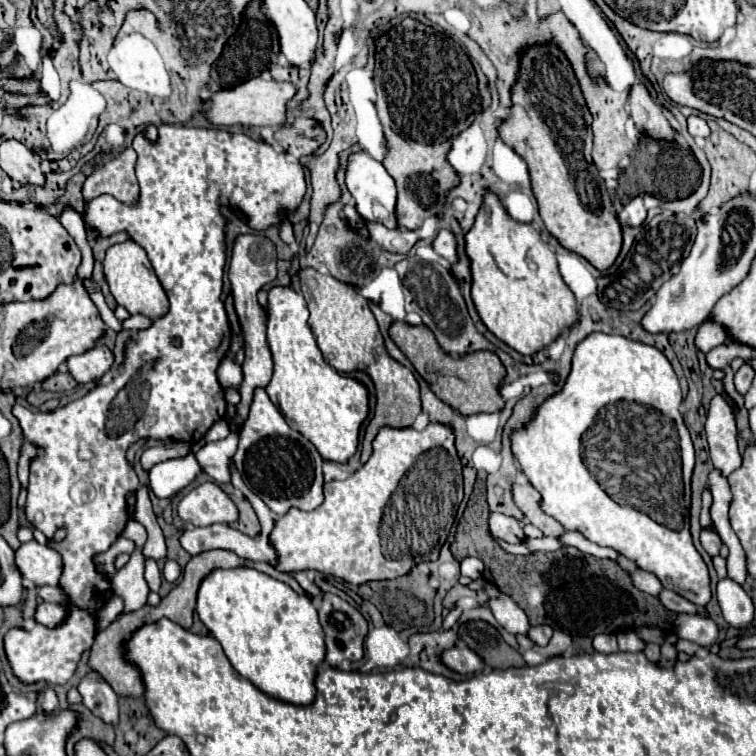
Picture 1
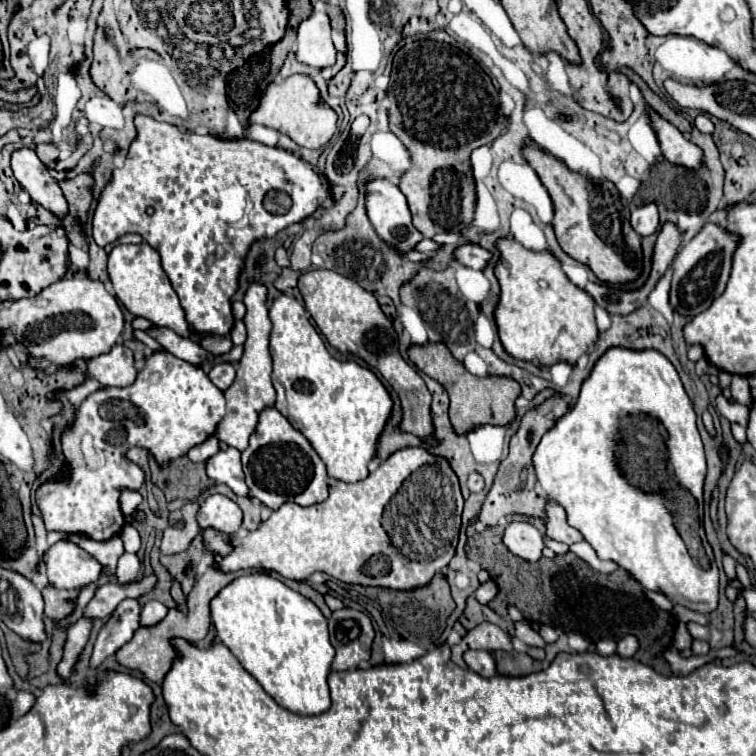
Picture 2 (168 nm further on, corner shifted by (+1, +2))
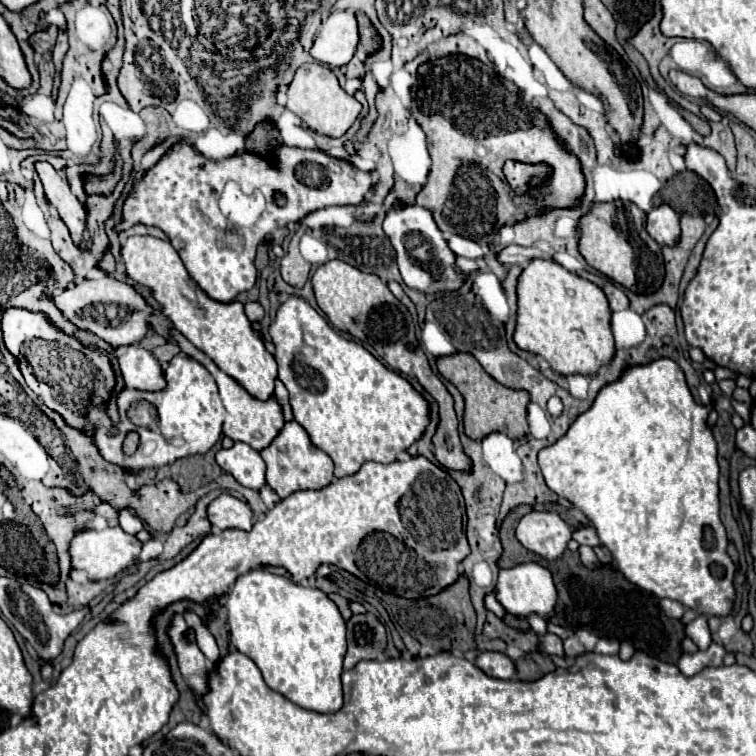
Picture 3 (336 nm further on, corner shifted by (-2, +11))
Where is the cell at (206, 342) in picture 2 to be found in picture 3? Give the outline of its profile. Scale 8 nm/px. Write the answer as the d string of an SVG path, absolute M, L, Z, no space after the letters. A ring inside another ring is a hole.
M130 236L122 244L120 254L128 278L150 290L150 294L160 304L162 314L174 324L176 330L180 330L196 348L208 354L222 372L236 378L252 396L260 400L272 396L276 378L274 356L264 348L256 332L252 332L252 324L244 316L244 306L240 302L214 304L214 300L210 300L194 284L194 280L190 280L182 260L178 258L178 252L168 240L152 236Z

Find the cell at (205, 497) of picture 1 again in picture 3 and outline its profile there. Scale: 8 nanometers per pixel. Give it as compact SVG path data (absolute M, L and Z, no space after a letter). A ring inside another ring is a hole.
M224 492L216 500L210 502L208 520L212 526L220 530L226 530L226 528L250 530L252 528L252 510L246 502Z

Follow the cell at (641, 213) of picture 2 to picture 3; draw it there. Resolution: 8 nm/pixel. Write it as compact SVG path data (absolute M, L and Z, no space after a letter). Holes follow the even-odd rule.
M660 204L648 212L646 230L660 246L674 244L680 236L678 214L668 204Z

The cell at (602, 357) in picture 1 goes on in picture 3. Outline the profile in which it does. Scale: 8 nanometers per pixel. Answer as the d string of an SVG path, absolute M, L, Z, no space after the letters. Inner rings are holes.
M658 358L652 360L648 364L636 364L636 366L628 366L622 370L620 378L602 386L598 396L594 398L592 406L582 412L568 428L568 432L558 438L552 446L546 446L540 450L538 454L538 462L544 474L544 480L548 484L548 488L552 492L556 492L562 498L568 498L568 502L576 504L592 522L592 526L598 532L598 538L602 542L602 546L606 546L612 556L618 562L620 572L626 576L626 580L630 580L632 584L638 584L640 588L652 592L658 598L672 598L678 600L680 604L684 604L686 608L692 608L700 614L712 614L712 616L726 616L732 610L734 604L734 562L728 556L728 538L726 530L720 519L719 505L719 488L718 488L718 462L716 462L716 440L710 432L708 426L708 415L713 406L711 404L704 406L694 402L688 384L684 380L684 372L682 368L670 360L670 358ZM710 527L715 535L716 544L712 552L704 550L702 546L702 534L704 528Z

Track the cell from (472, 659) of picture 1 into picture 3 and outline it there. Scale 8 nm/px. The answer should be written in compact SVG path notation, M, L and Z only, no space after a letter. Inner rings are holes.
M480 652L476 658L476 666L494 678L510 680L514 676L514 662L502 652Z

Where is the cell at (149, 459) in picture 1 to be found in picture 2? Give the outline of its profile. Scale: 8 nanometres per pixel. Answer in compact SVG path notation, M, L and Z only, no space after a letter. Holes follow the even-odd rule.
M211 435L205 443L201 443L201 445L197 445L195 449L191 449L189 453L187 453L187 457L191 459L191 461L207 461L209 457L213 457L215 453L219 451L219 439L215 437L215 435Z

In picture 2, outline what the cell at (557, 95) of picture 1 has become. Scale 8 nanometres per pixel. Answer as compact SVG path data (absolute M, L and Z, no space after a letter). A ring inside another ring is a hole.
M525 147L523 151L529 165L537 171L547 187L553 203L553 227L561 249L579 263L585 263L603 283L631 283L641 275L643 249L641 237L629 223L629 211L617 197L615 187L607 181L591 181L579 173L569 171L561 161L549 157L539 147Z

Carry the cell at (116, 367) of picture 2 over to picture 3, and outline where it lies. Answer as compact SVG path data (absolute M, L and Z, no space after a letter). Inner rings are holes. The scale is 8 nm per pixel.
M130 344L130 346L118 346L114 354L118 358L120 372L128 388L162 390L166 386L166 382L162 380L162 368L148 350Z

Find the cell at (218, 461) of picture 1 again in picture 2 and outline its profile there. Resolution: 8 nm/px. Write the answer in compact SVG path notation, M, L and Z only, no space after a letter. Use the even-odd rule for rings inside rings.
M229 447L227 451L219 451L207 461L207 475L217 483L229 485L237 497L249 495L241 467L241 451L233 447Z

